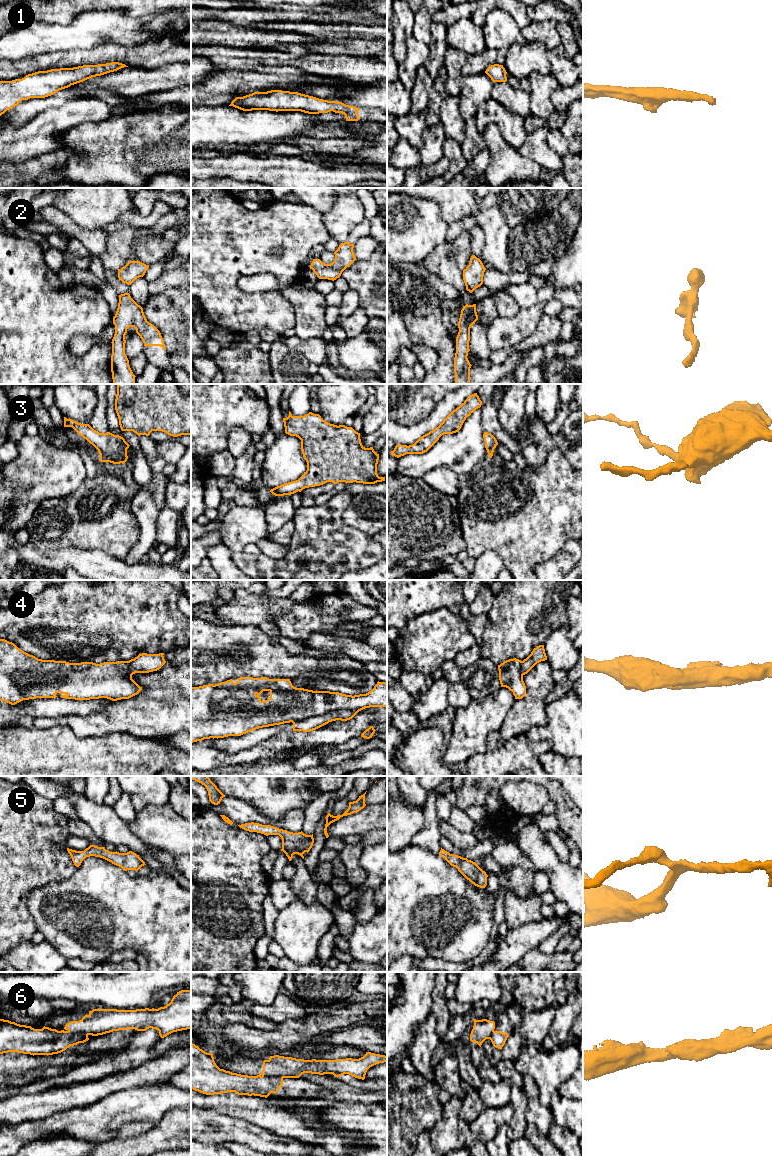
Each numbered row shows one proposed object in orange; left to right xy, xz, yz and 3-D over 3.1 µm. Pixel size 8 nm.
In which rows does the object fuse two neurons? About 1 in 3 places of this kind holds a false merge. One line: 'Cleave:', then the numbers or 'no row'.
Cleave: 4, 6

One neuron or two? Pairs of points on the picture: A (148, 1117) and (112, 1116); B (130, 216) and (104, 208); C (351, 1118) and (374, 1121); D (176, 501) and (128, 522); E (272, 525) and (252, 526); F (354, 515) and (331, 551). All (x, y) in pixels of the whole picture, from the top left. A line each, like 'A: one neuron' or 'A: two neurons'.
A: one neuron
B: two neurons
C: one neuron
D: two neurons
E: two neurons
F: two neurons

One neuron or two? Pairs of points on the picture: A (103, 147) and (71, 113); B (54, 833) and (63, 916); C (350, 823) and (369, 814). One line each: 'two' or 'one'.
A: two
B: two
C: one

